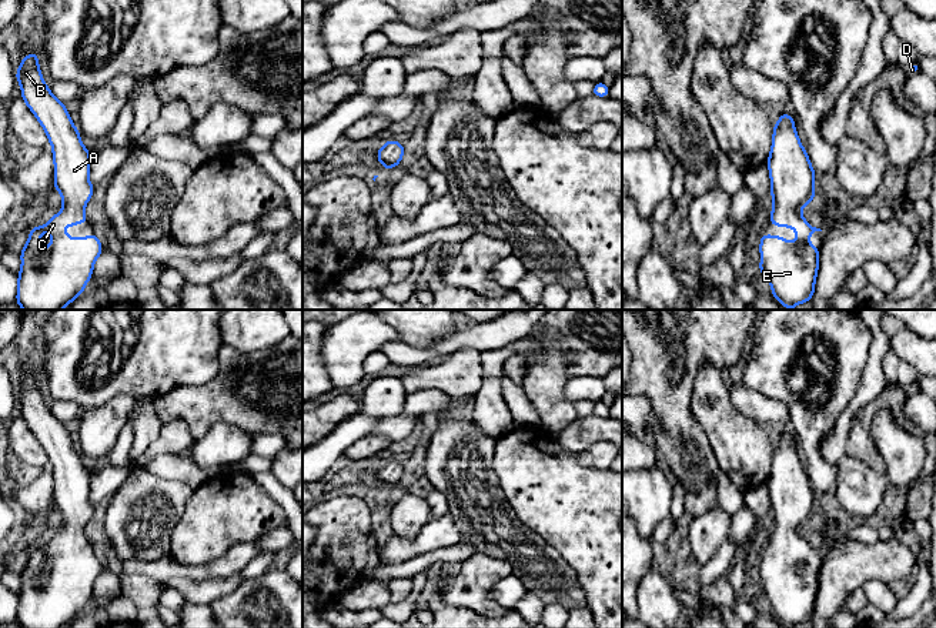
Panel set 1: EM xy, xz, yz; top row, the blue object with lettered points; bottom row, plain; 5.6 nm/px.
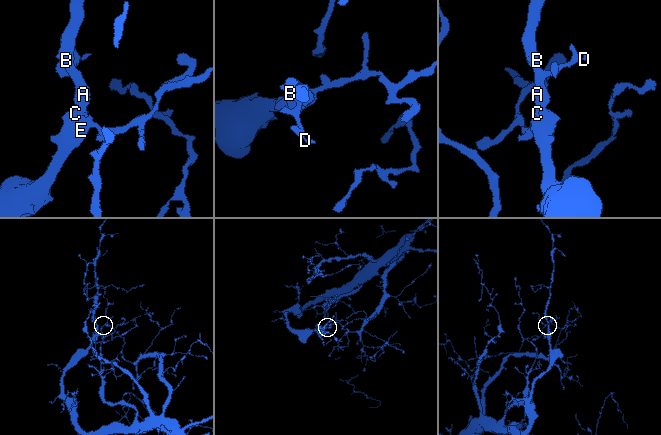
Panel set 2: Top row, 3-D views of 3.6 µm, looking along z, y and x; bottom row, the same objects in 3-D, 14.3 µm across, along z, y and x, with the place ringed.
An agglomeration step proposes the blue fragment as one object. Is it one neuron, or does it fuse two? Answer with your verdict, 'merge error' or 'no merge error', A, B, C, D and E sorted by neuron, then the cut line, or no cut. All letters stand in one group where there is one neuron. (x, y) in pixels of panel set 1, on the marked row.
no merge error; groups A B C D E; cut none

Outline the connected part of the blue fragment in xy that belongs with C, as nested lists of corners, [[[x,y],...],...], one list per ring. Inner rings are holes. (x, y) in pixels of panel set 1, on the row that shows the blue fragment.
[[[37,50],[21,59],[16,71],[21,97],[46,130],[53,147],[54,190],[61,193],[63,210],[44,226],[34,226],[20,251],[21,270],[17,274],[16,303],[23,310],[63,310],[80,294],[93,275],[93,267],[103,245],[91,231],[90,237],[68,237],[63,227],[88,223],[84,207],[93,196],[88,181],[91,153],[80,140],[64,106],[41,77]],[[51,233],[51,244],[40,251],[40,234]]]

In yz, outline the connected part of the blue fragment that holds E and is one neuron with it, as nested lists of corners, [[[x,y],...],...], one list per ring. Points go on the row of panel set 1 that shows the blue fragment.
[[[785,111],[773,126],[766,164],[773,200],[769,224],[792,227],[800,236],[789,243],[783,237],[763,233],[759,244],[759,273],[768,278],[773,297],[792,310],[813,297],[820,250],[809,243],[809,236],[822,230],[812,227],[800,214],[800,210],[816,197],[816,174],[800,144],[795,121]]]

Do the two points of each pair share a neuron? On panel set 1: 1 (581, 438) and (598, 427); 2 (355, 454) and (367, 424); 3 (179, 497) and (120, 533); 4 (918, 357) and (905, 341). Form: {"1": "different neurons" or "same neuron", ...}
{"1": "same neuron", "2": "different neurons", "3": "same neuron", "4": "same neuron"}

